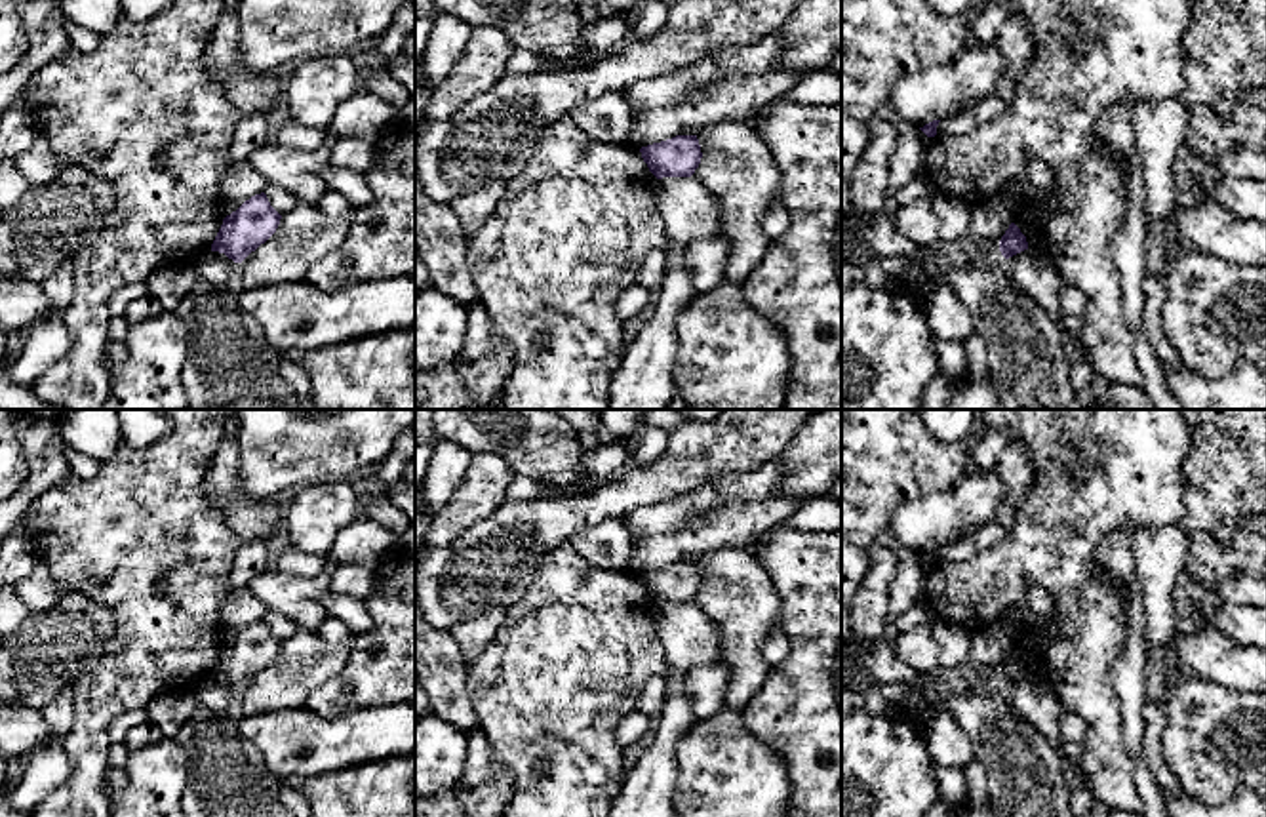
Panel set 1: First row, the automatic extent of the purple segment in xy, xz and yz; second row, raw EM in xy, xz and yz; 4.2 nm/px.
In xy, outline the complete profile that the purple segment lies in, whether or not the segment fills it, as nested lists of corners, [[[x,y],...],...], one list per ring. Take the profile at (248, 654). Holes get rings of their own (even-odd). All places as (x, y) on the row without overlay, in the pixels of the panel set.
[[[255,621],[223,646],[211,678],[242,689],[276,659],[280,646],[282,642],[270,632],[267,621]]]

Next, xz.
[[[676,562],[640,575],[649,598],[657,604],[691,604],[702,579],[697,562]]]

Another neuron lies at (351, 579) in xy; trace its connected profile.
[[[345,564],[331,575],[331,590],[352,596],[360,602],[367,598],[373,587],[373,568],[360,564]]]

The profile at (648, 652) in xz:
[[[567,543],[537,566],[529,588],[506,608],[495,640],[468,665],[466,689],[480,727],[493,758],[510,771],[512,792],[503,817],[609,817],[626,773],[617,726],[636,708],[645,682],[666,674],[655,608],[638,573],[592,566]]]

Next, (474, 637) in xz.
[[[495,608],[449,630],[457,640],[468,665],[476,663],[482,657],[482,653],[489,648],[489,644],[495,640],[504,613],[504,608]]]

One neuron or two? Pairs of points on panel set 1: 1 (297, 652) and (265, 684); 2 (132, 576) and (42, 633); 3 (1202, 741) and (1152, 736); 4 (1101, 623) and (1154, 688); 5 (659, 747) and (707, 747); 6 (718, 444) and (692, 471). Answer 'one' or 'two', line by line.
1: one
2: two
3: two
4: two
5: two
6: one

